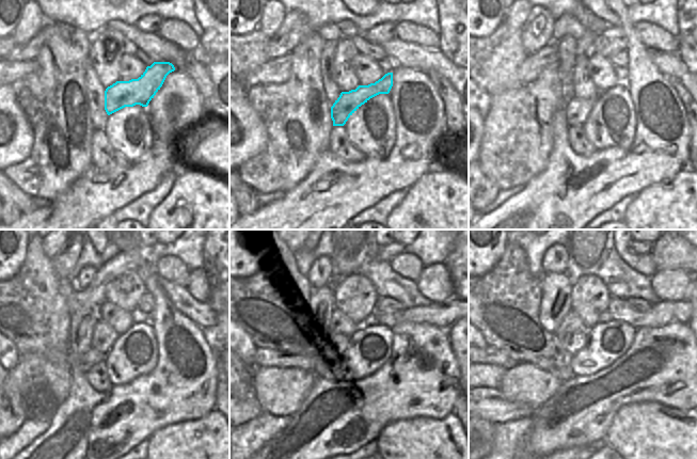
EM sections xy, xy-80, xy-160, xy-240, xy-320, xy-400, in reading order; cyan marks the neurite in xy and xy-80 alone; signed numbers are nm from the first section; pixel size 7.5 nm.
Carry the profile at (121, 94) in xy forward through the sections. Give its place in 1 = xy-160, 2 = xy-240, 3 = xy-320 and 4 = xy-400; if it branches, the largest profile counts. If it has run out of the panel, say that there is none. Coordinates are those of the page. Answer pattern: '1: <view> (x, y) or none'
1: xy-160 (577, 110)
2: xy-240 (93, 357)
3: xy-320 (263, 358)
4: xy-400 (490, 355)

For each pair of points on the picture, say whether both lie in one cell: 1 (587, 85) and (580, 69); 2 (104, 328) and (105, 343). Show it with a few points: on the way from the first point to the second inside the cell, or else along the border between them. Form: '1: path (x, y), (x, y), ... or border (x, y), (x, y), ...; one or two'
1: path (583, 81), (580, 74); one
2: path (104, 331), (105, 339); one

